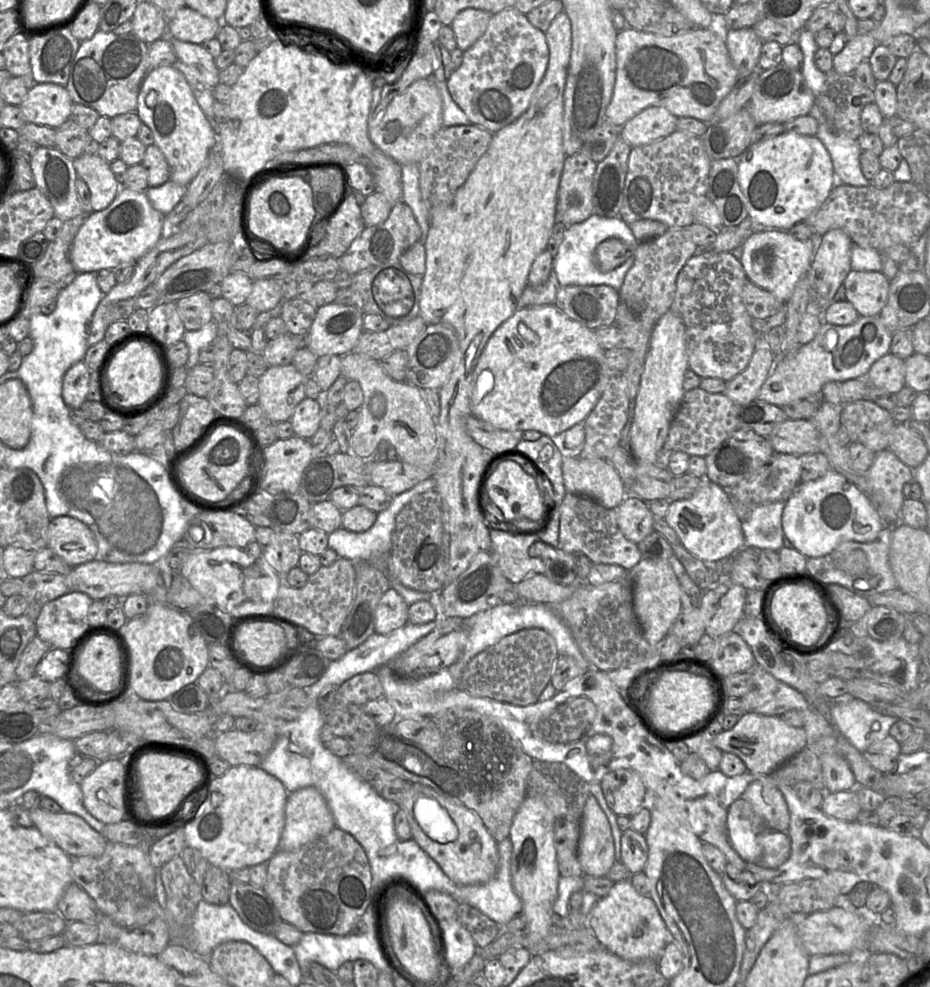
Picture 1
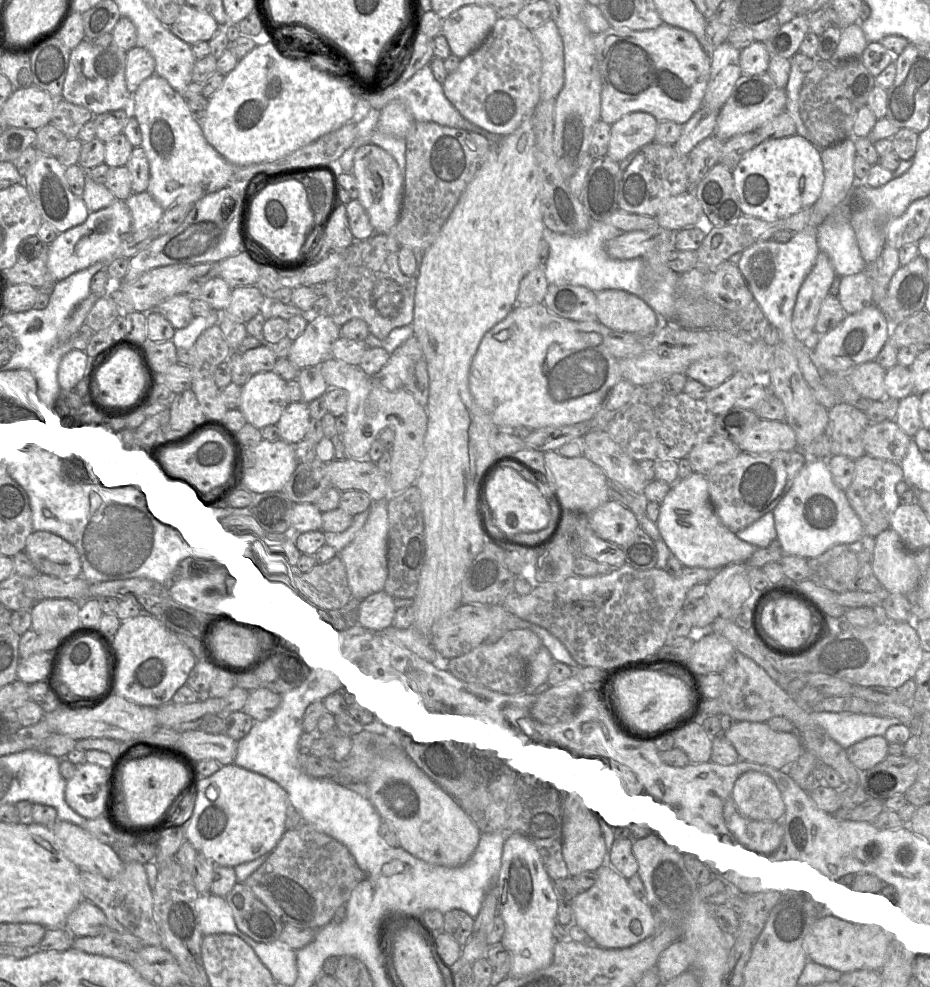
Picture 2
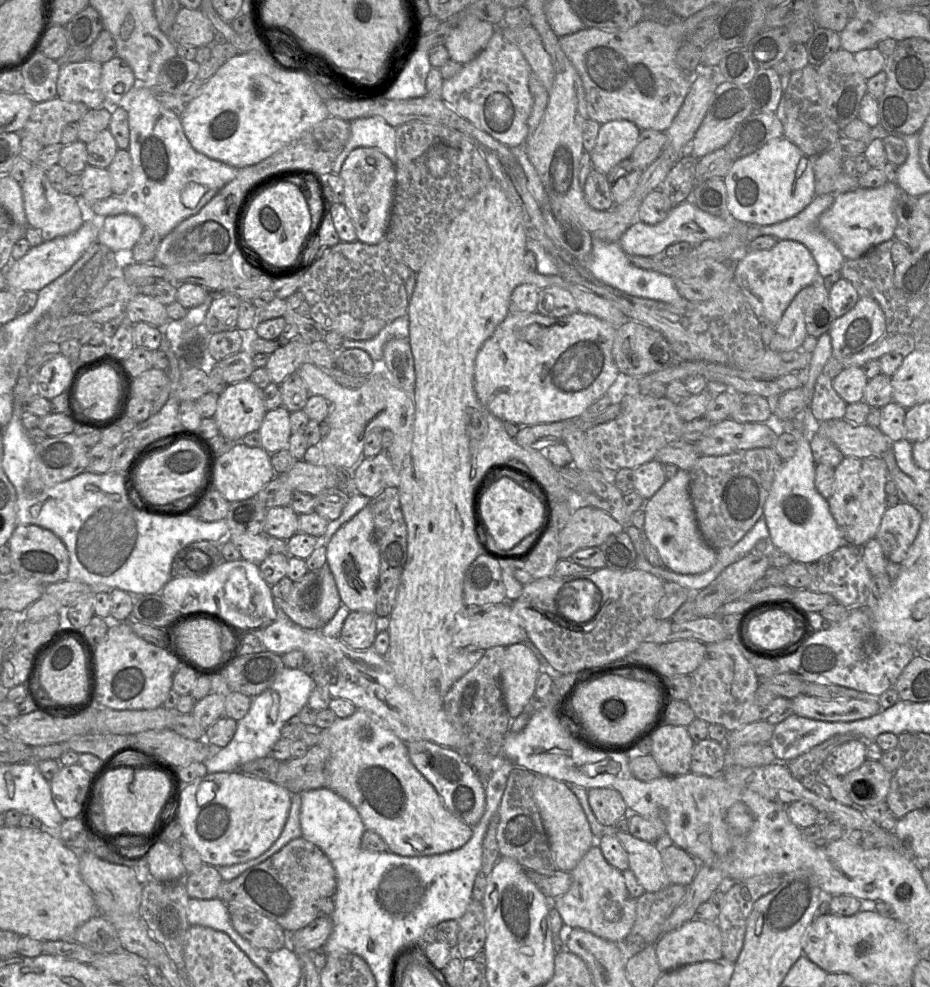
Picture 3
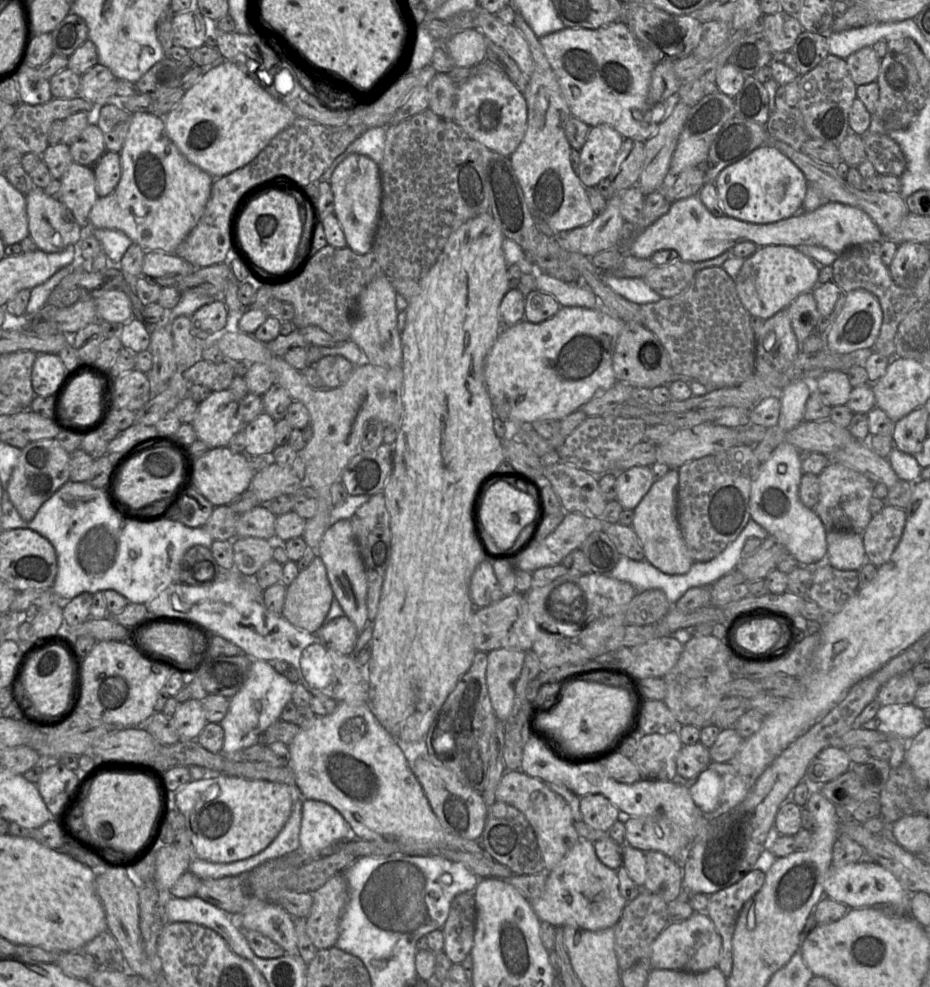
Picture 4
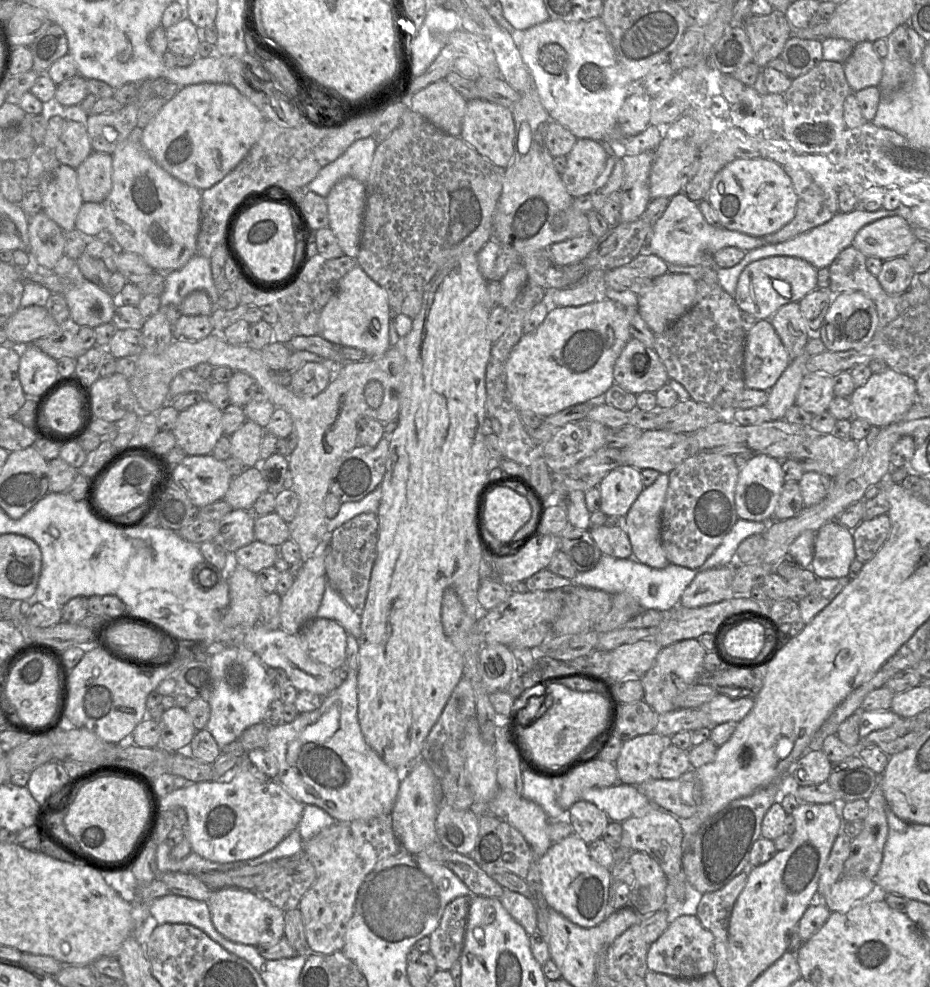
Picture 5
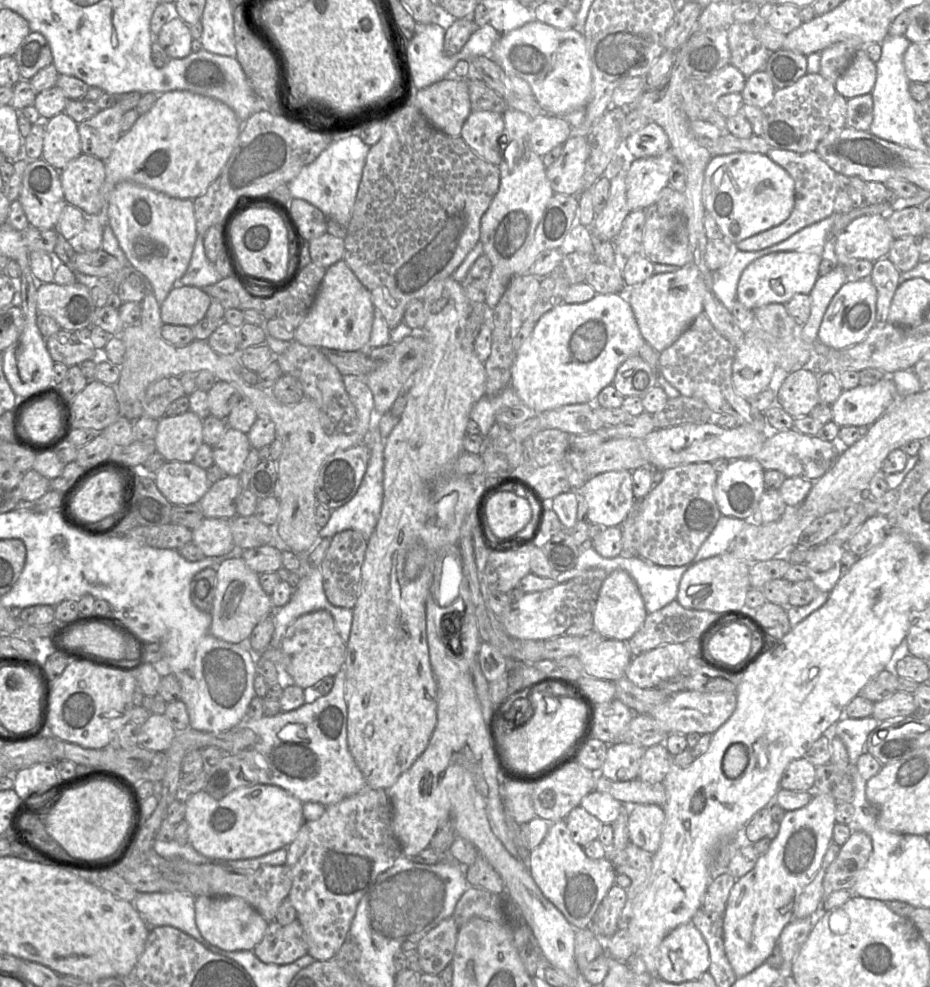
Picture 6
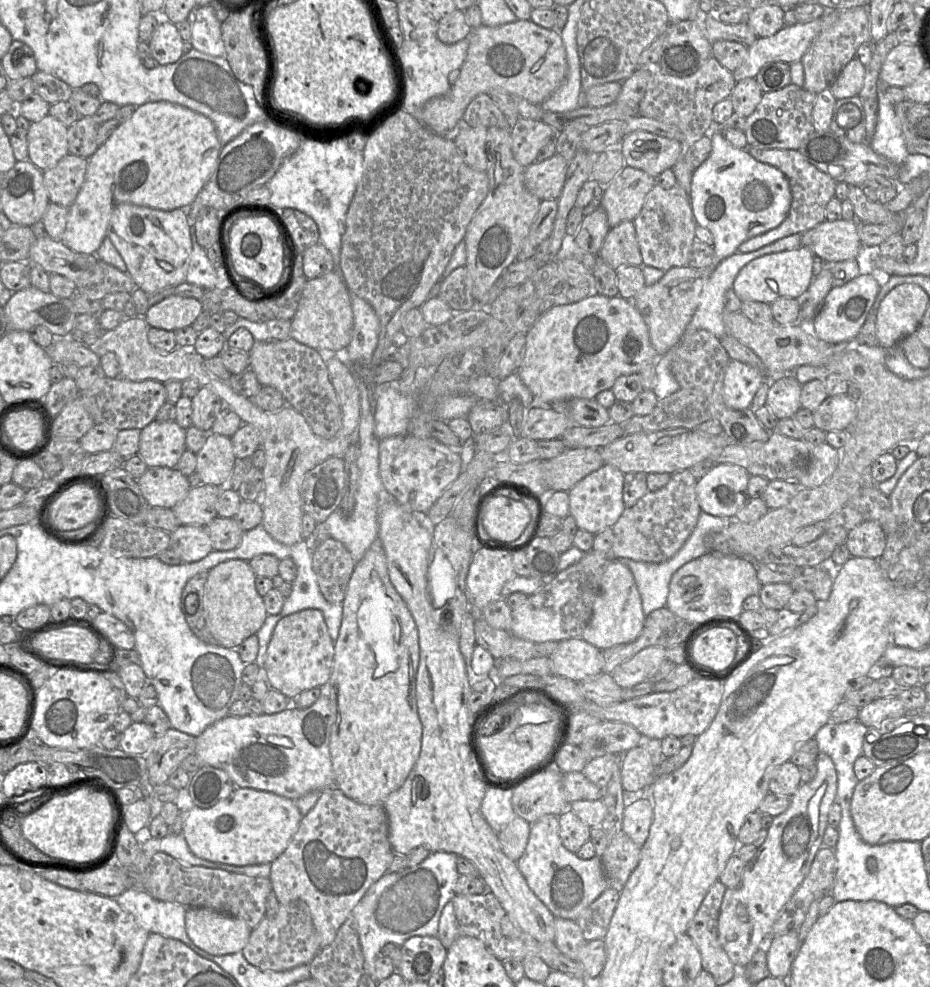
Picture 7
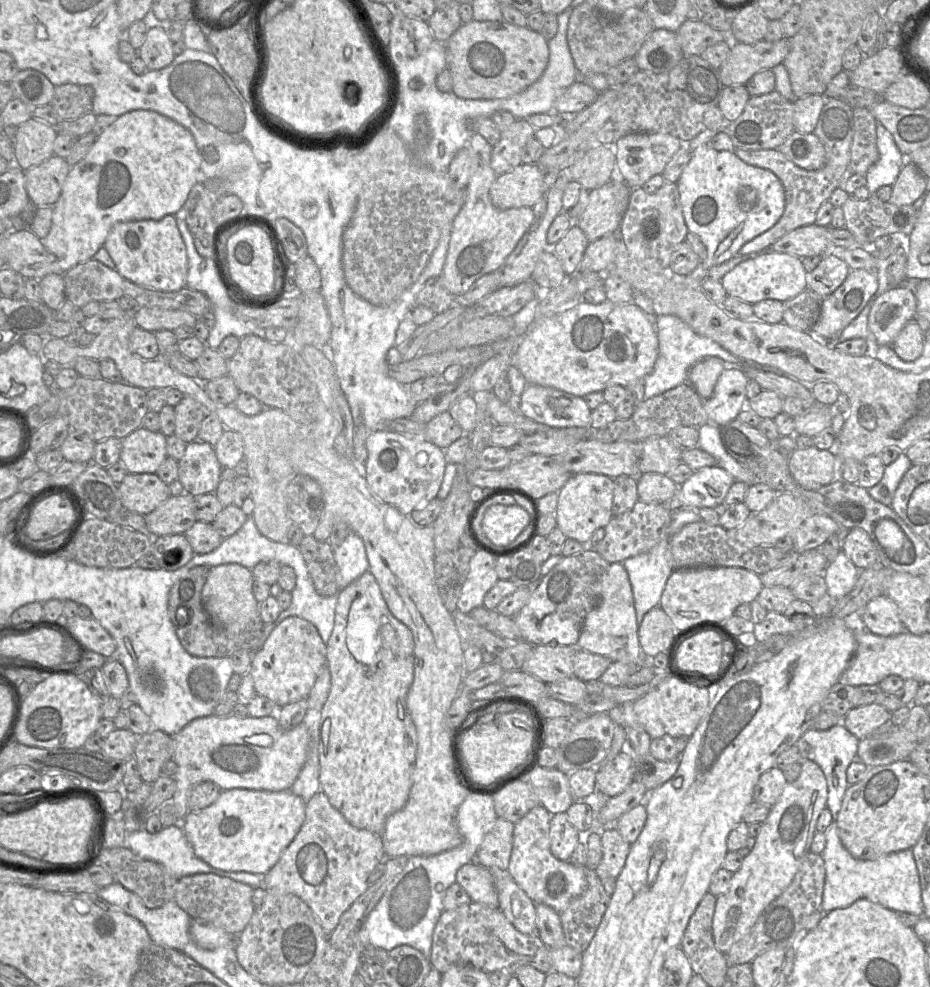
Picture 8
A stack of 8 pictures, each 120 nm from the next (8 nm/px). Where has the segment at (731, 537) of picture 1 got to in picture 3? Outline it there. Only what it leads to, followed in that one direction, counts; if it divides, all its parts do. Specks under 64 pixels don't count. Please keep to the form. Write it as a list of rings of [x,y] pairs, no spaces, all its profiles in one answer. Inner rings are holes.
[[[679,469],[640,508],[645,514],[643,532],[658,551],[664,567],[679,574],[699,574],[707,571],[716,561],[717,551],[703,539],[696,520],[689,493],[690,473]]]

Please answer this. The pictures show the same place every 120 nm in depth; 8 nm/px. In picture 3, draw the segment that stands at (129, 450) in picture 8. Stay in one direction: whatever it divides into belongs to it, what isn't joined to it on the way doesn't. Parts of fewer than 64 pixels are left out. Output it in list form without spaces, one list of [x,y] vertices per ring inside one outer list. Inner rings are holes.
[[[246,379],[225,387],[218,396],[216,412],[212,418],[223,437],[232,441],[240,441],[247,434],[259,430],[266,413],[263,389]]]

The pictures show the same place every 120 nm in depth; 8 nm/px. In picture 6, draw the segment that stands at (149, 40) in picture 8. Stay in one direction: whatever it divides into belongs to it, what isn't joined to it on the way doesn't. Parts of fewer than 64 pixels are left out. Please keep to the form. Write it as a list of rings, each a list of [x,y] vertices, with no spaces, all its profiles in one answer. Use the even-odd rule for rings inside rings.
[[[171,18],[156,35],[157,42],[170,58],[183,58],[191,51],[192,35],[186,22]]]

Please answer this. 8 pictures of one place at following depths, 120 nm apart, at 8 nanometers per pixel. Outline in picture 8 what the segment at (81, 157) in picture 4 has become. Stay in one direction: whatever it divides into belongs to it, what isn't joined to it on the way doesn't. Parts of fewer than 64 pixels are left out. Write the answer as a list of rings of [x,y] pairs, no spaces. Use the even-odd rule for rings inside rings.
[[[32,118],[18,126],[14,141],[16,165],[25,171],[52,157],[57,135],[54,127]]]

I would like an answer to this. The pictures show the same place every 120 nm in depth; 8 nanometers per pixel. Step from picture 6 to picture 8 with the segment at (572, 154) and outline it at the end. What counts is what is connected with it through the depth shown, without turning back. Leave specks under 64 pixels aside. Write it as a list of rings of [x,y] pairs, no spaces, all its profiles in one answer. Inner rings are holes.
[[[531,163],[497,175],[490,188],[491,202],[499,209],[532,207],[545,195],[543,169]]]

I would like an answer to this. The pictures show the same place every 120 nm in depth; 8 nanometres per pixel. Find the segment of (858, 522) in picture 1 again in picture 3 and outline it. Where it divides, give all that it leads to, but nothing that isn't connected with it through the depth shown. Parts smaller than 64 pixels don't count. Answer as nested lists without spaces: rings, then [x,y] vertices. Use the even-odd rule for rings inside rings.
[[[804,427],[795,455],[784,460],[776,473],[763,509],[773,546],[787,553],[793,561],[803,564],[819,560],[847,544],[830,512],[827,499],[815,488],[816,465],[807,438],[807,428]]]

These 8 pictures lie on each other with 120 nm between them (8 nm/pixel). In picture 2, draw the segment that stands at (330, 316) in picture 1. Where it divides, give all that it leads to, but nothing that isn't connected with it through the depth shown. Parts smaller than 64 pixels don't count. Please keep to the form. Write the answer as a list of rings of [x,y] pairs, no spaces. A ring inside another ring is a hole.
[[[318,315],[308,323],[304,332],[295,340],[291,346],[287,359],[300,370],[320,365],[323,361],[331,357],[333,343],[340,338],[340,328],[330,316]]]

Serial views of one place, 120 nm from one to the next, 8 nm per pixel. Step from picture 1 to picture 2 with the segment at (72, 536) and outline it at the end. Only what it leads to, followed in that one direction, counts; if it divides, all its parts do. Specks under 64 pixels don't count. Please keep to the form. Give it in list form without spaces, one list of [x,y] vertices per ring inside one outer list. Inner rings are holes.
[[[33,531],[24,552],[39,573],[58,578],[81,574],[81,561],[75,546],[52,531]]]

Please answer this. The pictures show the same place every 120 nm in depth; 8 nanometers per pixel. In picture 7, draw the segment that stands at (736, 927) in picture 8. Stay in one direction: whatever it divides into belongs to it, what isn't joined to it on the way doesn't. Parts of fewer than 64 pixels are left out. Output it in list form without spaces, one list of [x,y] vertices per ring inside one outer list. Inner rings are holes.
[[[820,753],[815,765],[817,773],[814,779],[801,783],[790,796],[788,809],[773,818],[765,841],[753,859],[746,864],[738,886],[727,889],[723,896],[717,925],[718,940],[738,970],[743,970],[753,955],[765,946],[780,911],[808,874],[818,850],[822,847],[823,836],[829,826],[828,814],[836,799],[838,779],[834,763],[827,754]]]

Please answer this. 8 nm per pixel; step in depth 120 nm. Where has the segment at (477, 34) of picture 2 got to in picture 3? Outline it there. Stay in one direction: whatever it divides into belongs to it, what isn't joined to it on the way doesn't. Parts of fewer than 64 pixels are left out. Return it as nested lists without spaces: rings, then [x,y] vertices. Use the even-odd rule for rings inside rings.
[[[476,16],[462,17],[444,43],[450,59],[462,65],[469,63],[485,48],[495,31],[495,25]]]

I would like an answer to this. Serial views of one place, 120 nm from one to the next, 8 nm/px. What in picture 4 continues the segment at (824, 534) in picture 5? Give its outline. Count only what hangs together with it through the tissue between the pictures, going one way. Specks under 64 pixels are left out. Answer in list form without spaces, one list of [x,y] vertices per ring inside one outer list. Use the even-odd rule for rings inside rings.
[[[827,531],[826,563],[839,570],[857,570],[866,563],[861,534],[851,531]]]

